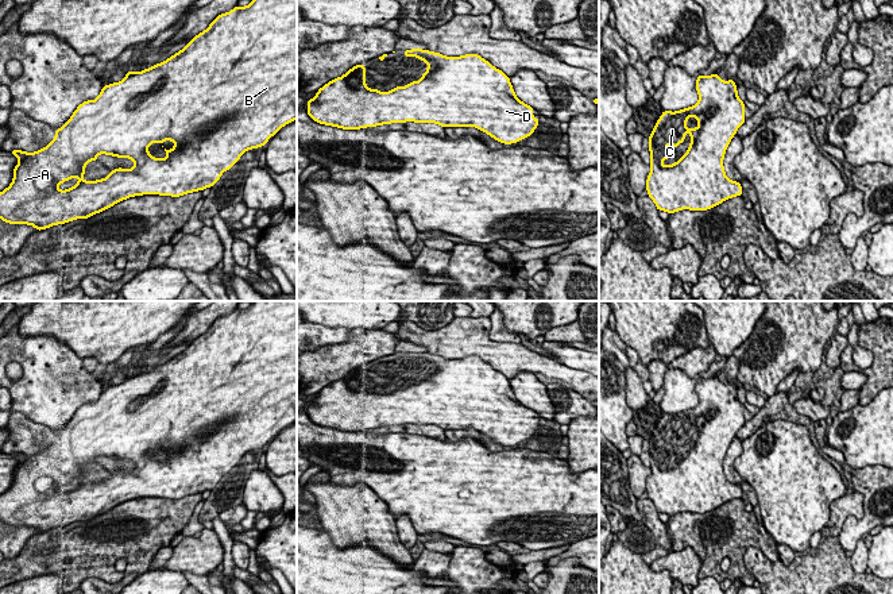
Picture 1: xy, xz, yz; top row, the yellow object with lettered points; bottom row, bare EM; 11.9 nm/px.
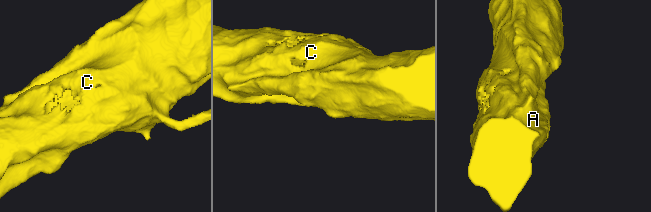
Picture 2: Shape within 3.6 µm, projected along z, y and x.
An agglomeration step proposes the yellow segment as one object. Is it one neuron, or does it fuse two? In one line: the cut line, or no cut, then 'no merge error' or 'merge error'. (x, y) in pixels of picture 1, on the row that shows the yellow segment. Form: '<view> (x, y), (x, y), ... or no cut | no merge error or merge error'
no cut | no merge error

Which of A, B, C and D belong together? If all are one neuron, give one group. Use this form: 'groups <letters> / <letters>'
groups A B C D

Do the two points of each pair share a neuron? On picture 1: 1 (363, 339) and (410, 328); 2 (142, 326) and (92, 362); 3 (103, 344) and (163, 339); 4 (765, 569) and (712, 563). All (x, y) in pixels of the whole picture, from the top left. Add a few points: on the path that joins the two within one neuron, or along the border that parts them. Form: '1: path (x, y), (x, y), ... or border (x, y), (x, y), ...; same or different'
1: border (393, 334), (402, 340); different
2: border (82, 358), (93, 357), (99, 362); different
3: border (158, 338), (146, 346); different
4: border (742, 555), (757, 547), (777, 560); different

